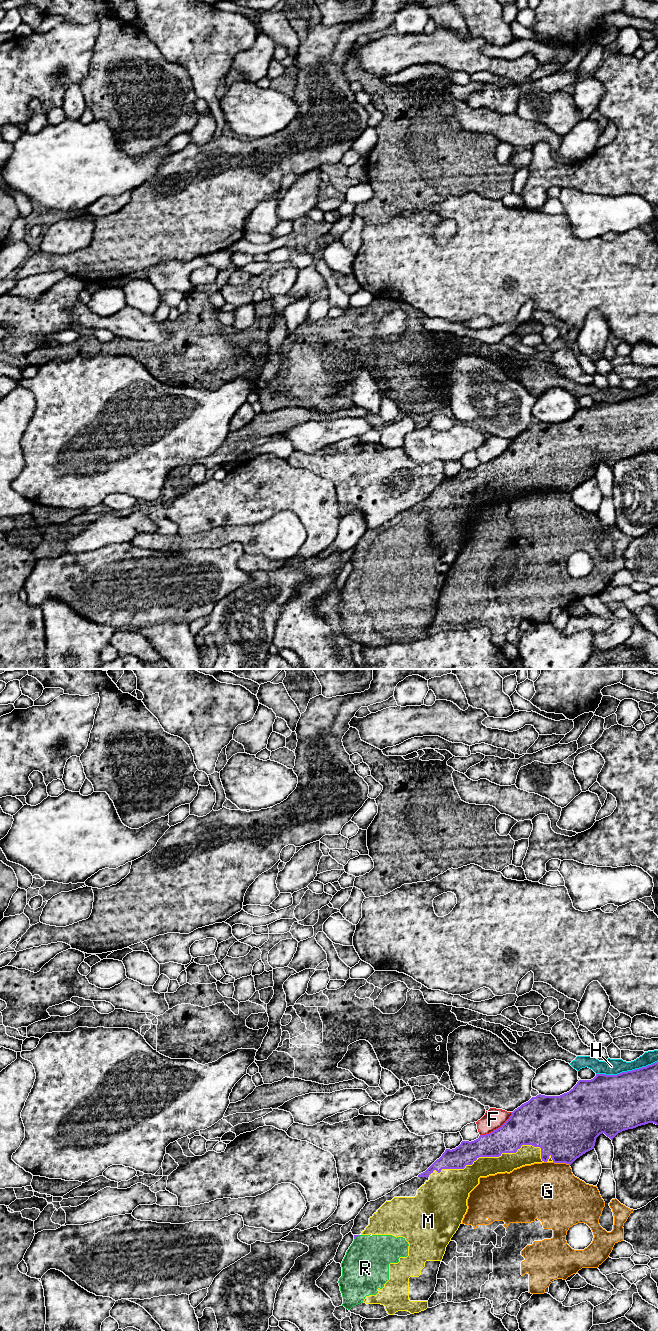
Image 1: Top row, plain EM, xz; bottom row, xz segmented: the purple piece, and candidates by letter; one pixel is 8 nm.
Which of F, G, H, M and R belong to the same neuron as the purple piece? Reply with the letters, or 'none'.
M, R

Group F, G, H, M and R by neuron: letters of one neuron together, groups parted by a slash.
F / G / H / M R

